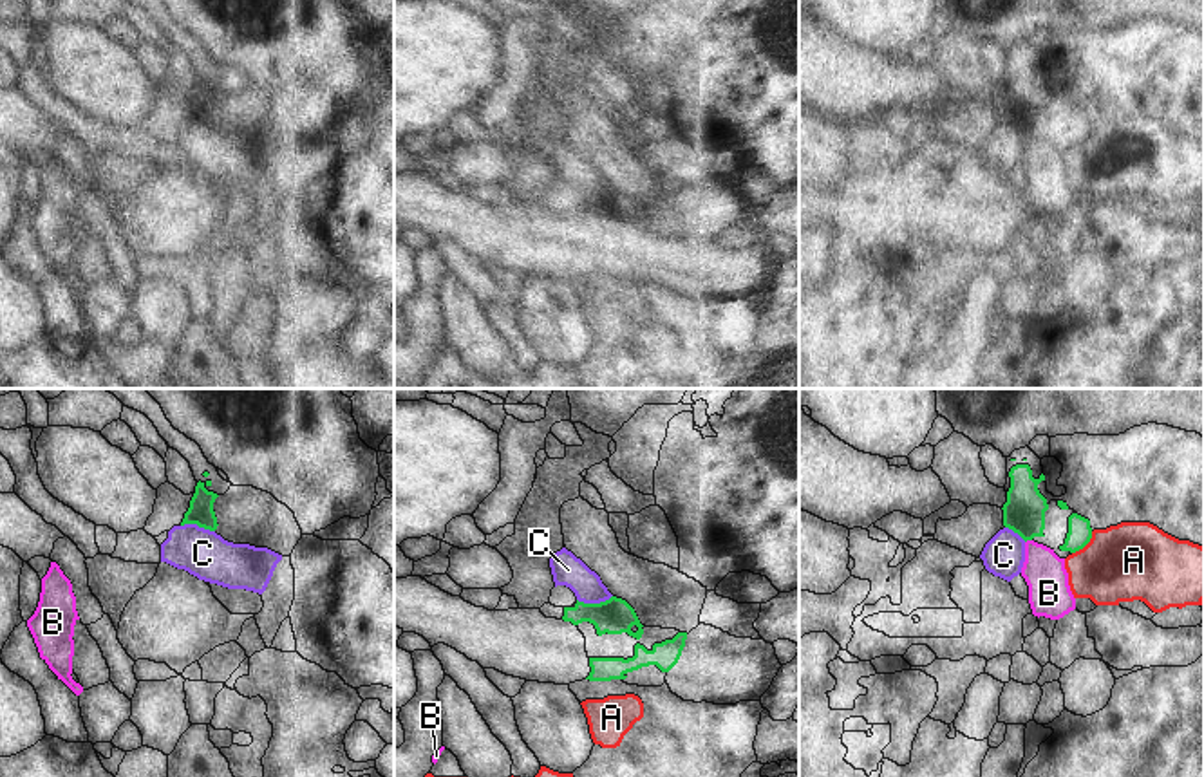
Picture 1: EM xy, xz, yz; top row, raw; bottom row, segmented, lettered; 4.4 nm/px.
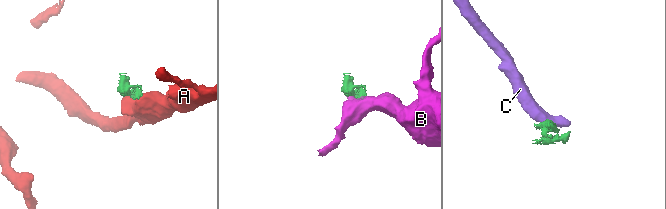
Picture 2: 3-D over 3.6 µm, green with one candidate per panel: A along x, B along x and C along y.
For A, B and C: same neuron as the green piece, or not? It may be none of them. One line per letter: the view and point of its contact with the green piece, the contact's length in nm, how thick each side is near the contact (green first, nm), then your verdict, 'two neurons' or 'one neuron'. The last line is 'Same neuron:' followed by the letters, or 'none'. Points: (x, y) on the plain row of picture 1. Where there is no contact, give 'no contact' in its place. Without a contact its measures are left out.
A: yz (1085, 140) | 140 nm | 110/360 nm | two neurons
B: yz (1027, 134) | 40 nm | 190/190 nm | two neurons
C: xz (593, 199) | 160 nm | 160/140 nm | two neurons
Same neuron: none

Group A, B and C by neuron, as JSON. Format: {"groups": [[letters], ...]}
{"groups": [["A"], ["B"], ["C"]]}

